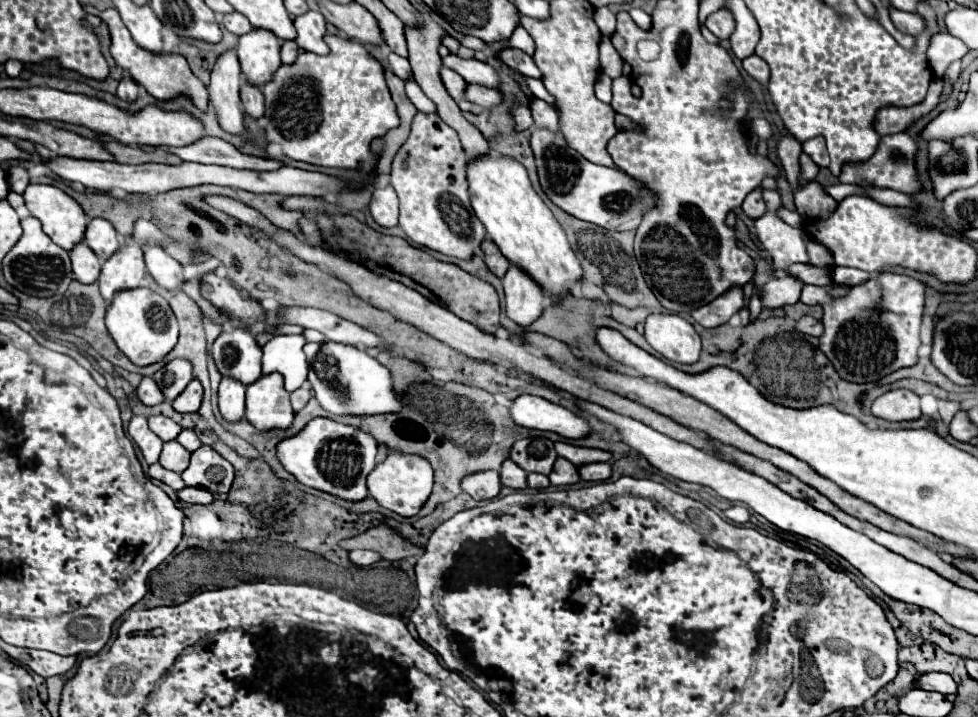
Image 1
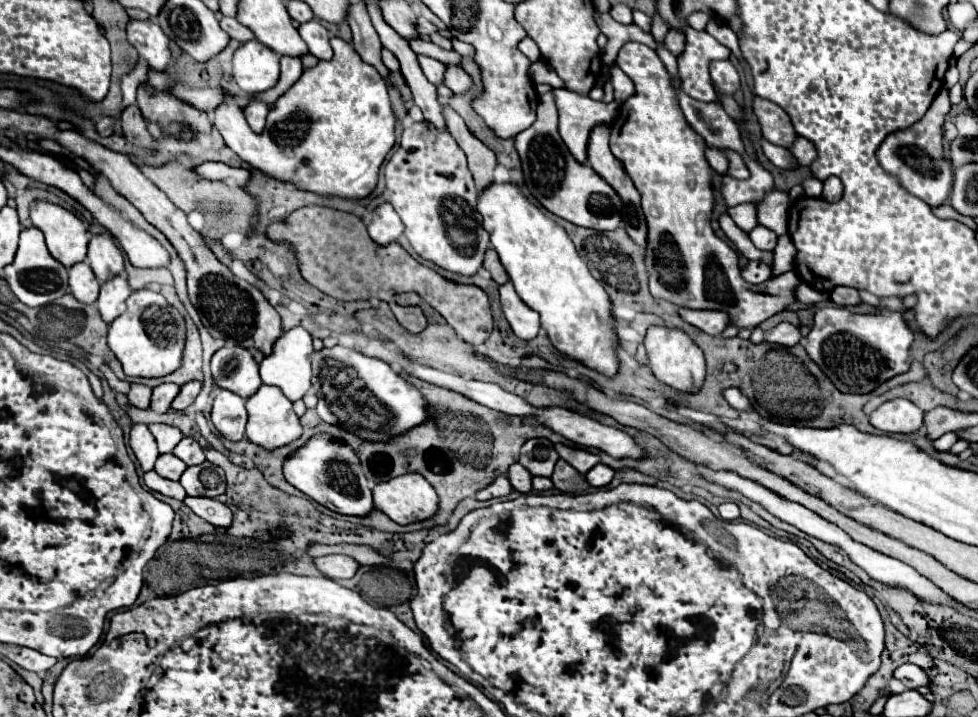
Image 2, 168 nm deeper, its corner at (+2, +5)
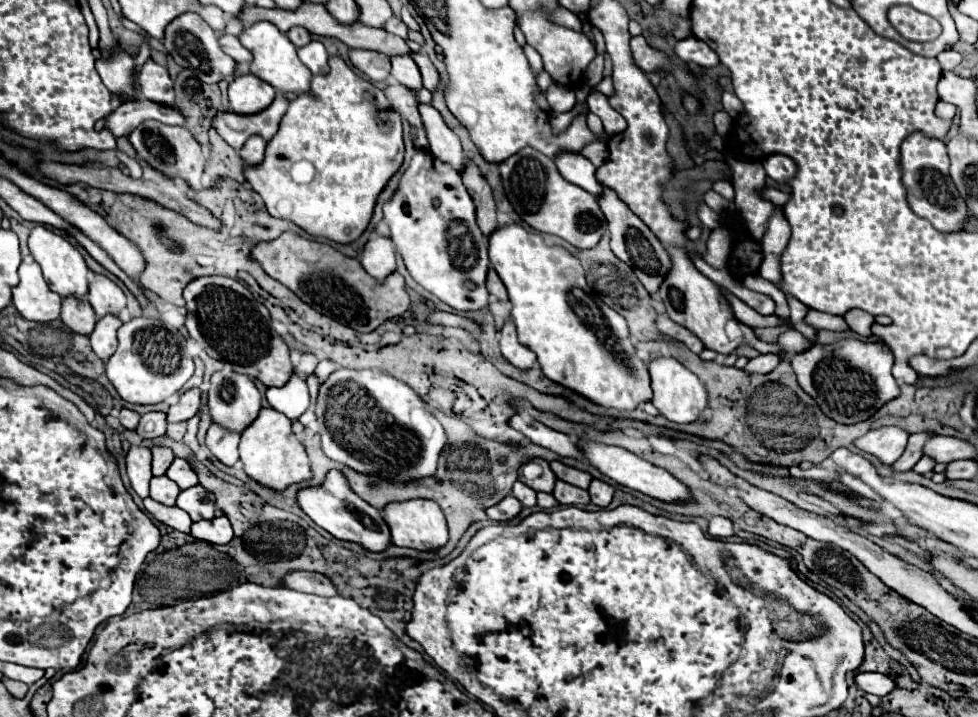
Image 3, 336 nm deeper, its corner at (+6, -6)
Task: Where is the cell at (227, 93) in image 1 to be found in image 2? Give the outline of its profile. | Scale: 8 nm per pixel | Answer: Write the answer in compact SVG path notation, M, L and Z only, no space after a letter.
M333 37L331 47L335 51L333 59L319 61L313 69L305 71L299 81L269 109L267 125L261 135L253 133L243 111L231 97L227 97L227 101L215 109L213 119L227 147L233 149L253 169L259 169L263 175L273 177L281 183L293 183L293 187L317 193L321 197L365 199L377 187L379 167L395 145L397 119L387 93L387 85L377 69L361 61L357 51L343 39Z

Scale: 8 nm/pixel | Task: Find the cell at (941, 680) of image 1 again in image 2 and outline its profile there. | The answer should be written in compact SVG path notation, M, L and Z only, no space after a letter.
M905 663L905 665L897 667L893 671L893 677L899 679L907 689L921 689L921 687L929 685L929 679L923 673L923 669L919 669L917 665L911 665L911 663Z

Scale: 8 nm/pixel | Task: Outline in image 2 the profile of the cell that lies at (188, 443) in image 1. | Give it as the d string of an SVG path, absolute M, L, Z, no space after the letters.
M183 437L183 441L173 449L173 453L177 453L177 457L187 465L201 465L205 461L205 453L199 447L199 443L191 437Z

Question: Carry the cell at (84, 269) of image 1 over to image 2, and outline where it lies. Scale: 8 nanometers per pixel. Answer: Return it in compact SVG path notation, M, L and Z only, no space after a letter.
M77 263L69 269L71 295L83 305L91 305L99 297L99 281L87 263Z

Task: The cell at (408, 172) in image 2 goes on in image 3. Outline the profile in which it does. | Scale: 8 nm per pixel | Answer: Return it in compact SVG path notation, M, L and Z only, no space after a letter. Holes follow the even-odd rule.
M417 150L411 158L409 168L403 172L397 190L393 192L391 200L383 204L385 222L391 230L391 240L397 248L397 252L403 256L403 262L413 276L415 282L419 282L425 290L435 294L445 304L467 312L467 310L479 310L487 306L487 288L485 288L485 276L489 268L487 258L487 238L479 230L475 220L475 202L469 196L467 188L461 184L461 176L457 170L439 158L435 158L427 150ZM467 282L473 282L475 288L469 288Z

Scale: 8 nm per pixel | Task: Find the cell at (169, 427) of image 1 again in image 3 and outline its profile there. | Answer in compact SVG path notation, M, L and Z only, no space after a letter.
M153 446L151 448L153 452L153 476L161 476L167 472L169 464L173 462L173 452L171 448L163 448L163 446Z

